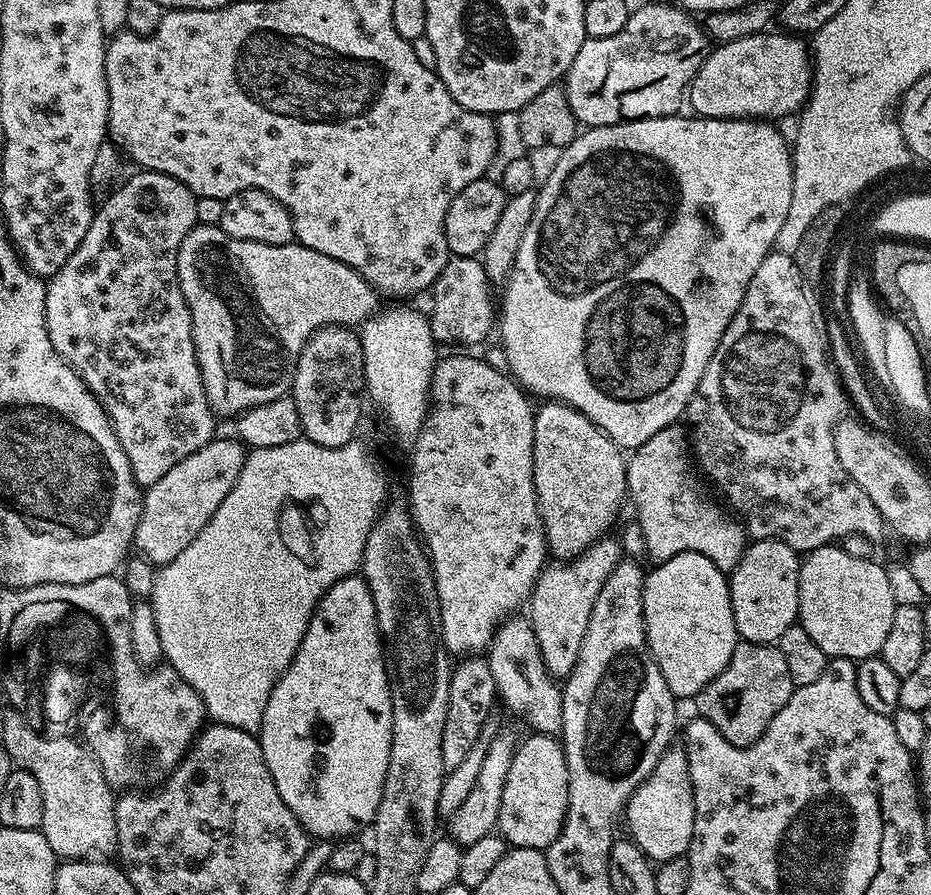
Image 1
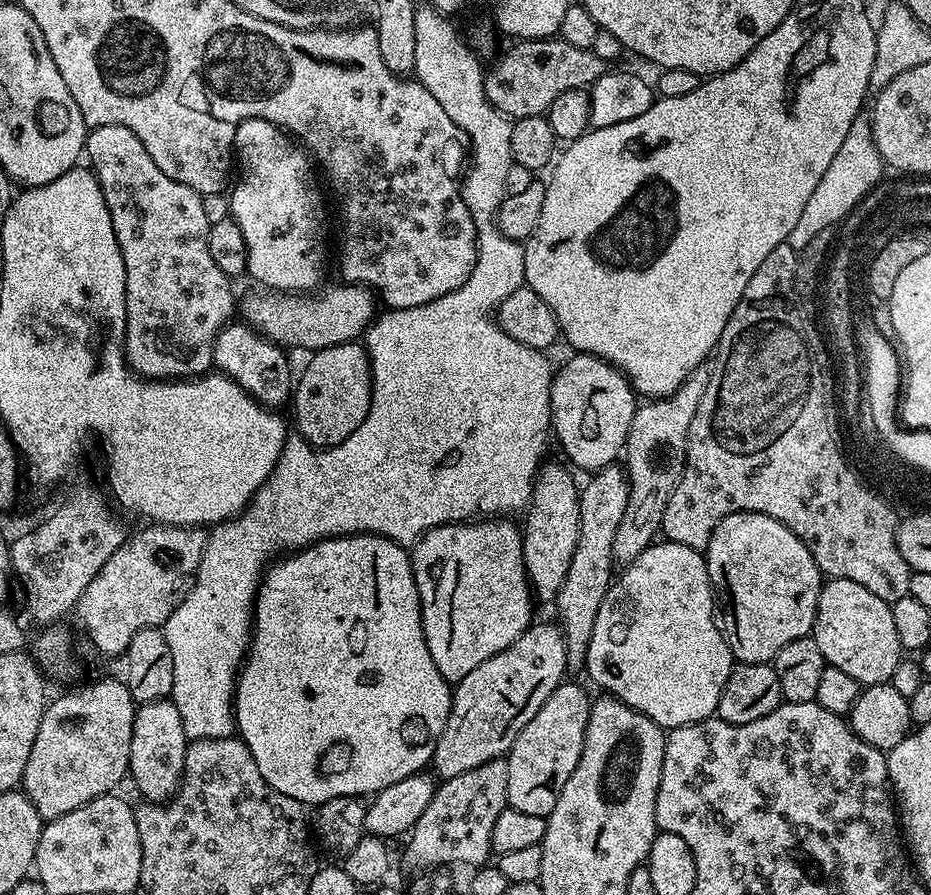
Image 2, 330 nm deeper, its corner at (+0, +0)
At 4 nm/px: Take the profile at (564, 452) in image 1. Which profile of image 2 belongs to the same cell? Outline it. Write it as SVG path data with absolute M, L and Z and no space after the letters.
M572 354L561 368L555 369L550 386L550 410L552 411L552 432L554 440L572 459L573 469L581 468L584 474L597 472L608 464L617 463L616 455L625 451L628 443L630 422L638 407L638 393L633 390L632 383L623 372L619 372L613 364L608 364L597 356Z

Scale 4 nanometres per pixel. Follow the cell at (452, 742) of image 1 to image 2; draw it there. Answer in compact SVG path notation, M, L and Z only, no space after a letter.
M507 759L491 760L458 778L437 783L434 798L422 818L407 837L404 864L408 868L436 868L439 864L472 864L484 866L493 855L492 835L498 814L508 807Z

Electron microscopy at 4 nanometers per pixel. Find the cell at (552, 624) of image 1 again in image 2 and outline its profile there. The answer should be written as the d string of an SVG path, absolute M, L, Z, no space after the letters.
M697 370L688 375L682 386L678 386L678 390L669 396L649 399L637 407L630 422L626 445L630 498L626 502L622 522L614 534L612 559L617 565L632 564L634 558L638 558L638 554L642 554L642 550L649 548L657 539L666 502L684 472L690 422L694 418L694 410L698 410L698 402L702 402L702 394L706 394L707 385L708 372Z

